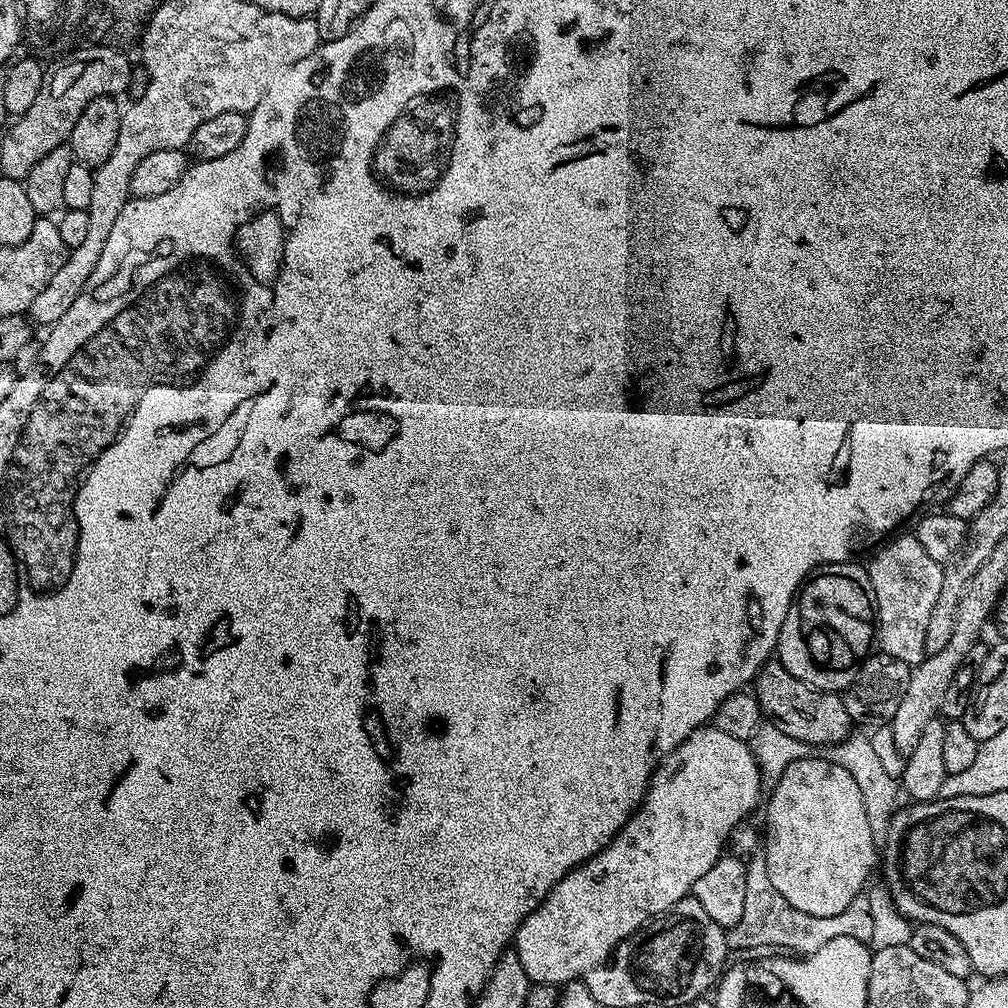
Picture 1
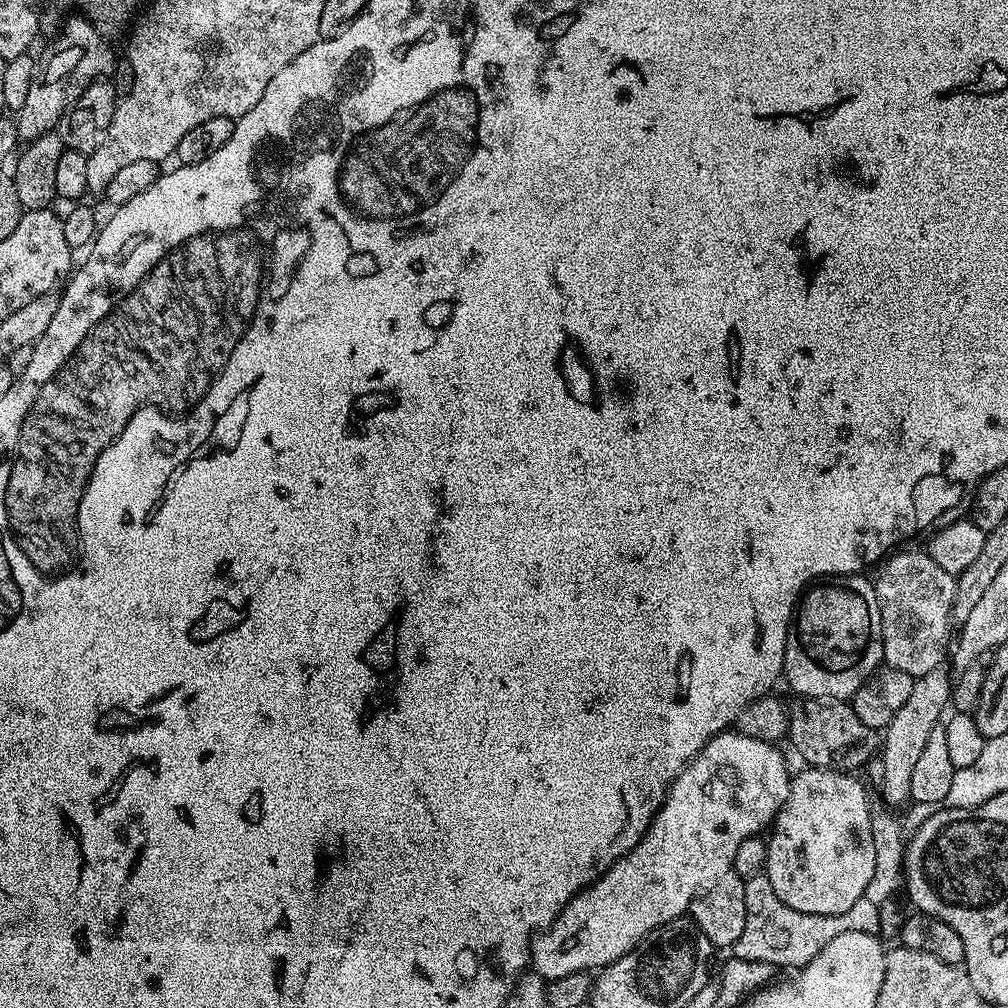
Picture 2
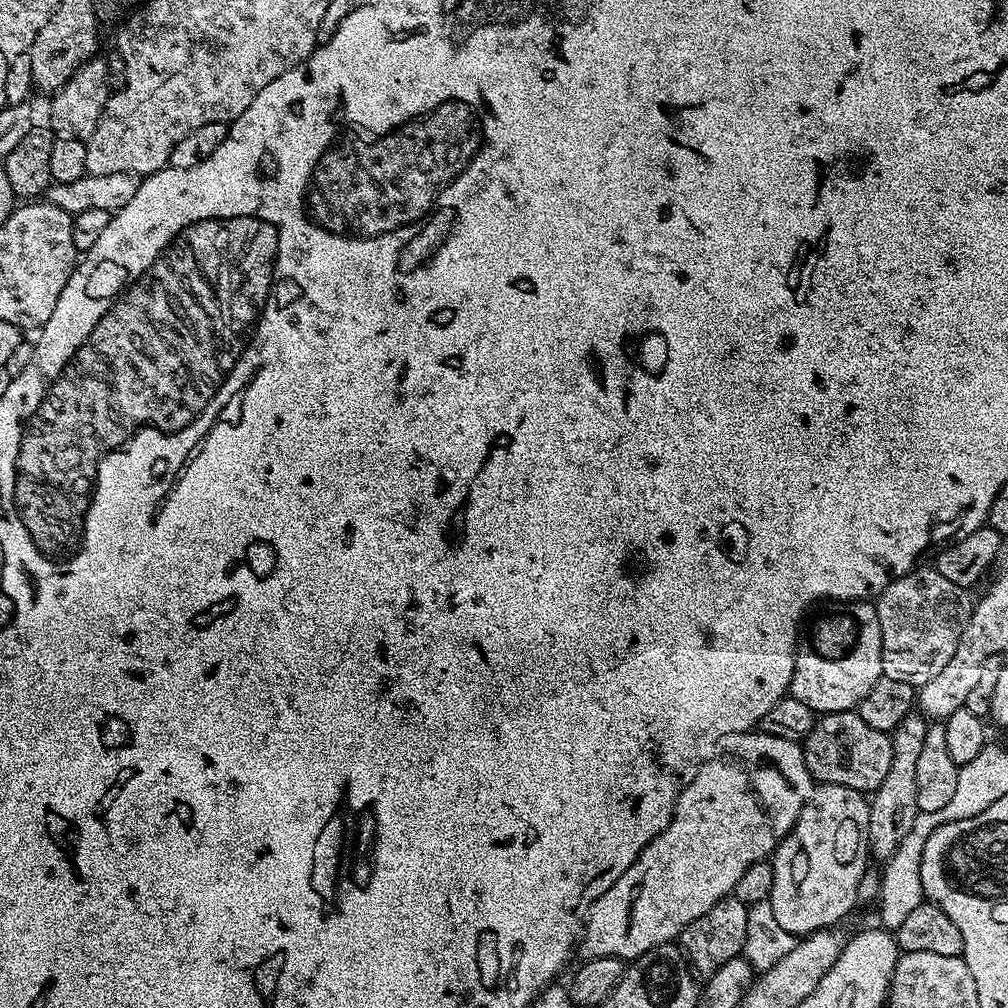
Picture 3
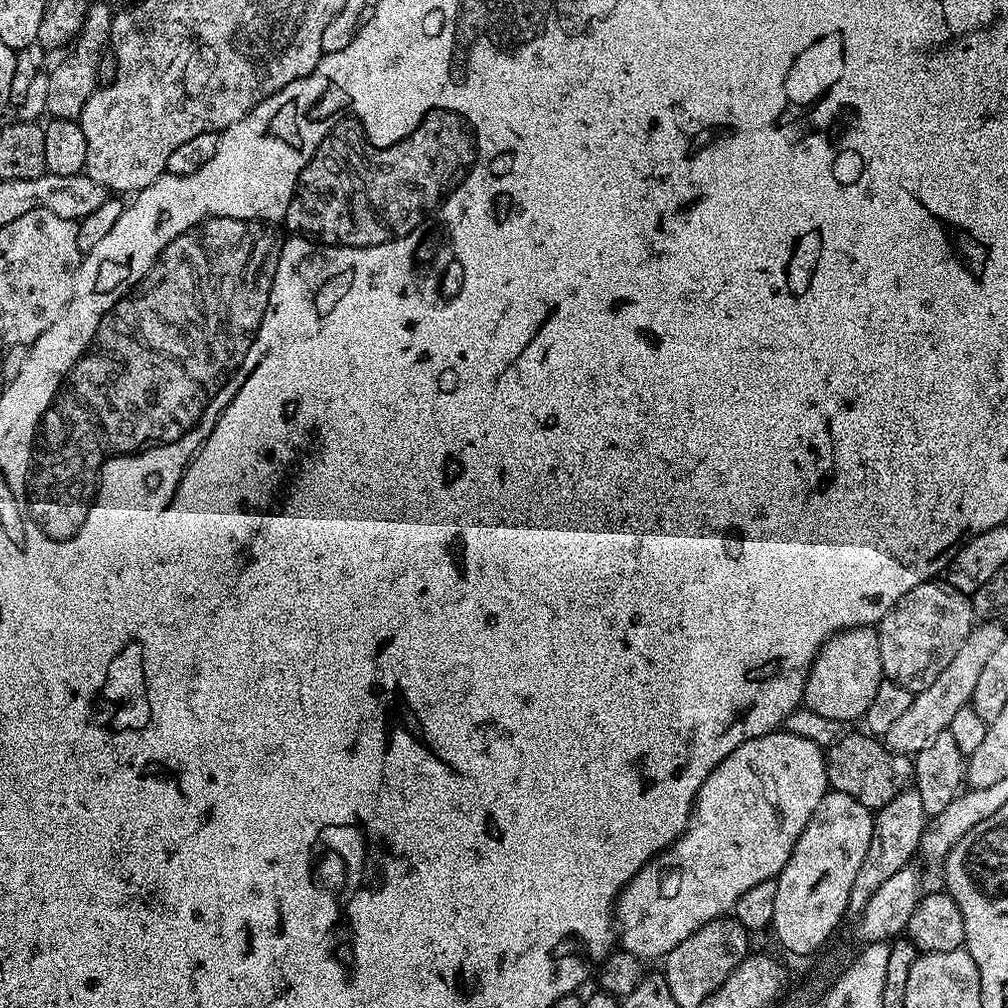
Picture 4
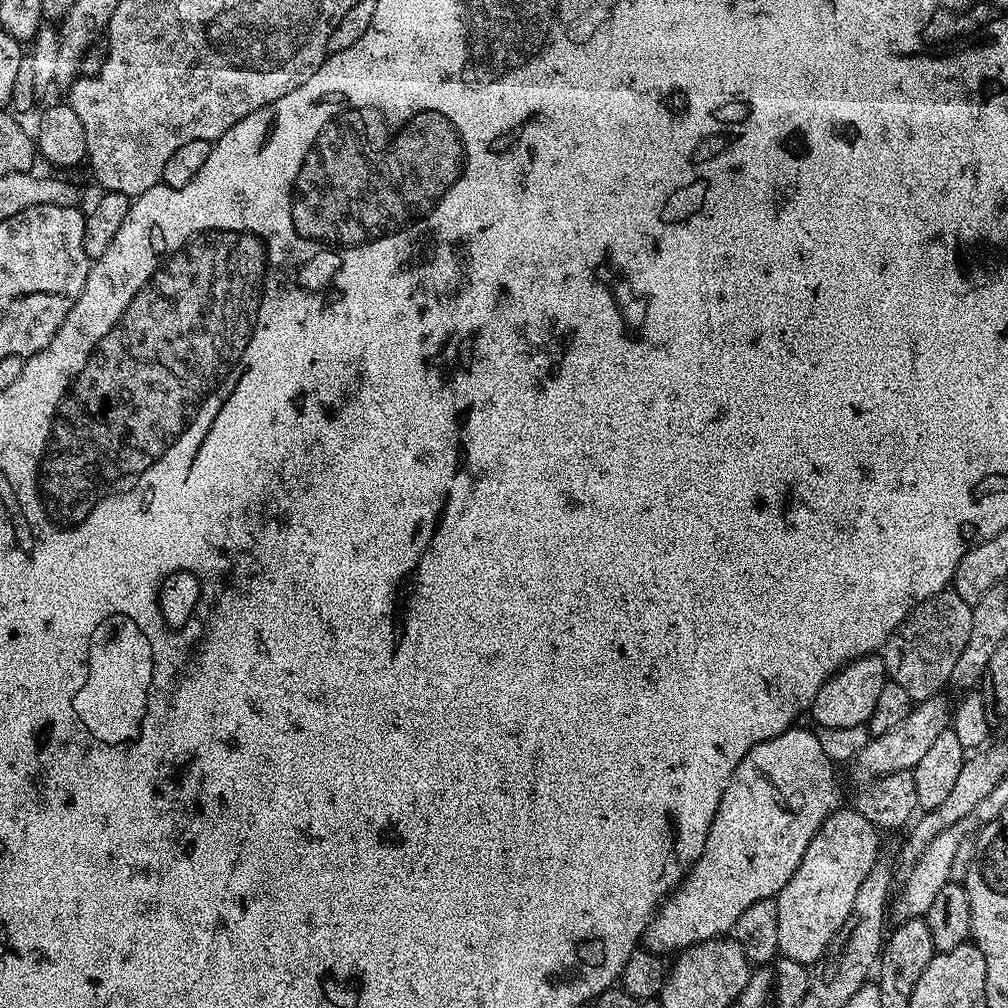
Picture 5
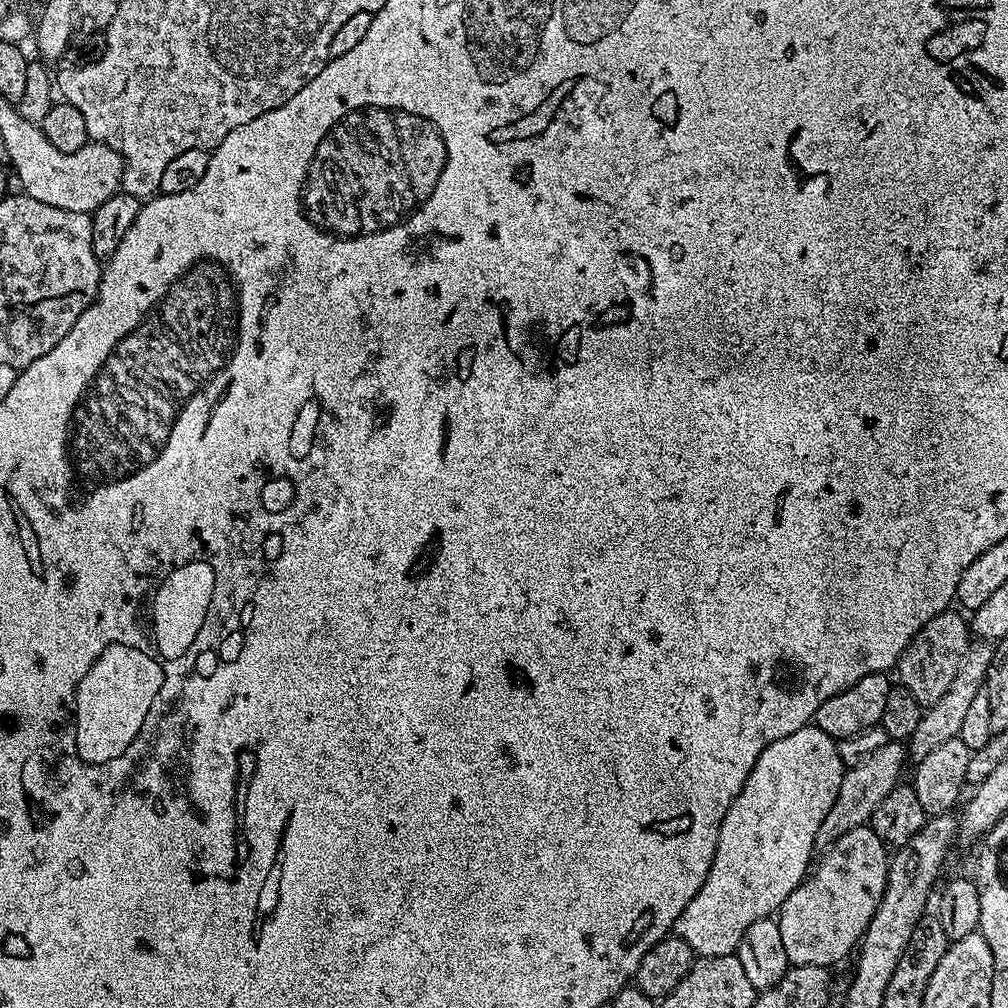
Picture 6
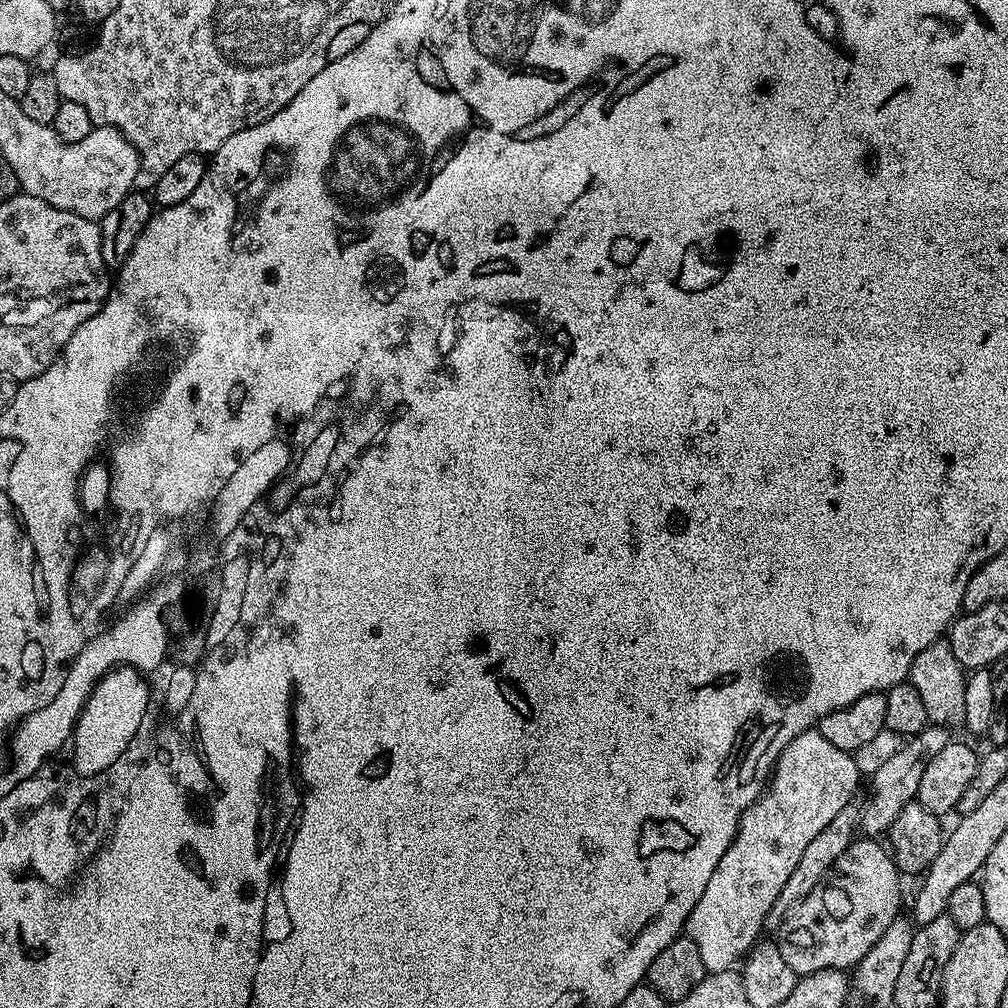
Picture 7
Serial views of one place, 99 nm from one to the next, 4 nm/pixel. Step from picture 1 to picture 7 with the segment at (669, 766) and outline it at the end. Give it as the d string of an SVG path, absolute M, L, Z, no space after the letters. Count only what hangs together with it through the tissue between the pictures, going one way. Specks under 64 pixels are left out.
M819 730L798 734L785 746L763 793L742 814L736 837L730 842L726 854L722 854L722 862L714 866L714 874L710 874L710 882L706 890L702 890L698 906L694 906L688 915L686 935L694 941L698 950L702 950L702 962L708 972L735 969L747 957L753 944L761 939L760 931L765 931L770 906L778 902L778 894L782 894L782 886L786 886L806 846L810 846L810 842L814 842L814 838L818 838L818 834L830 826L842 806L853 803L855 796L852 795L860 783L862 777L855 755L838 750L838 746L826 742Z

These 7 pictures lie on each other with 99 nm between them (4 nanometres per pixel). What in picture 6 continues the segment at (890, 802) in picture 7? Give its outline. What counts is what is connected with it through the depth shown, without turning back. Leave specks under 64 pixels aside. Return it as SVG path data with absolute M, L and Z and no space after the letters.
M969 643L966 654L954 674L954 682L950 682L946 694L942 694L942 698L938 698L936 704L927 705L921 711L918 730L914 730L911 740L906 744L907 755L911 759L913 756L913 761L919 762L922 758L926 758L926 754L930 754L930 750L942 746L942 742L950 742L959 737L962 721L964 721L970 701L974 699L974 694L978 694L985 687L993 651L991 643Z

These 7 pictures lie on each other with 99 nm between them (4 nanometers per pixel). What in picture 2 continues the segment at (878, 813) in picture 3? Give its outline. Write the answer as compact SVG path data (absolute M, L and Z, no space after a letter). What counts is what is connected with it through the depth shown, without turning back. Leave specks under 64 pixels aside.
M938 667L930 674L915 677L914 690L910 690L910 698L906 698L902 710L898 710L898 714L894 714L887 728L883 729L882 747L878 752L878 759L883 765L883 773L882 780L878 783L878 790L884 795L889 809L896 808L899 804L907 805L912 800L910 781L912 781L914 766L918 763L922 749L926 747L926 742L930 738L930 730L934 730L934 726L941 723L945 715L944 707L947 709L950 704L953 681L950 678L948 680L944 671L943 667Z

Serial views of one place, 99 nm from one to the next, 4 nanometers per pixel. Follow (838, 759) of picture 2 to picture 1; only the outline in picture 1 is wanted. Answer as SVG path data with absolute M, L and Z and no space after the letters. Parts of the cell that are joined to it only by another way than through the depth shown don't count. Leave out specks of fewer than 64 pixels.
M773 658L761 666L760 673L756 675L754 681L754 695L760 704L761 713L767 717L770 723L778 726L778 730L782 730L782 734L790 734L790 738L798 738L798 742L806 742L810 746L816 746L816 744L827 746L846 739L853 731L854 725L846 714L843 695L823 692L794 678L794 674L790 674L790 670L786 670L786 666L782 666L779 659Z

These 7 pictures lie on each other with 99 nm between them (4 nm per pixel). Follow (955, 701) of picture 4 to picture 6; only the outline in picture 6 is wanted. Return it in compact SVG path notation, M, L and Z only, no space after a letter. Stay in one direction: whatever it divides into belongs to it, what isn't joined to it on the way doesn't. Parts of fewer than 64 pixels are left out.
M889 742L882 750L874 750L855 766L845 771L842 786L838 786L838 798L834 798L834 806L830 806L830 814L822 818L822 826L818 826L816 848L827 849L842 834L850 834L850 830L865 827L871 821L874 810L882 806L882 798L895 790L901 783L900 771L906 761L906 748L903 743Z

